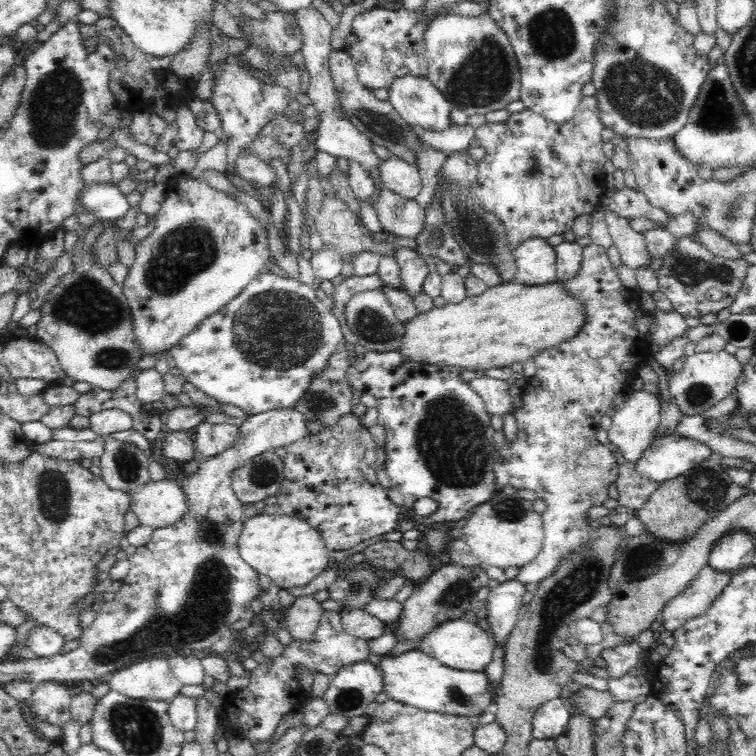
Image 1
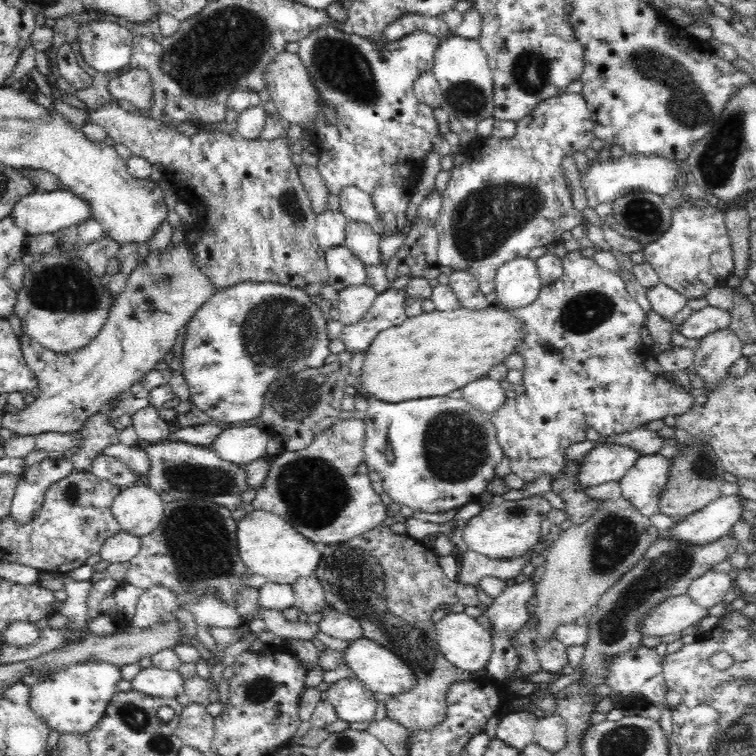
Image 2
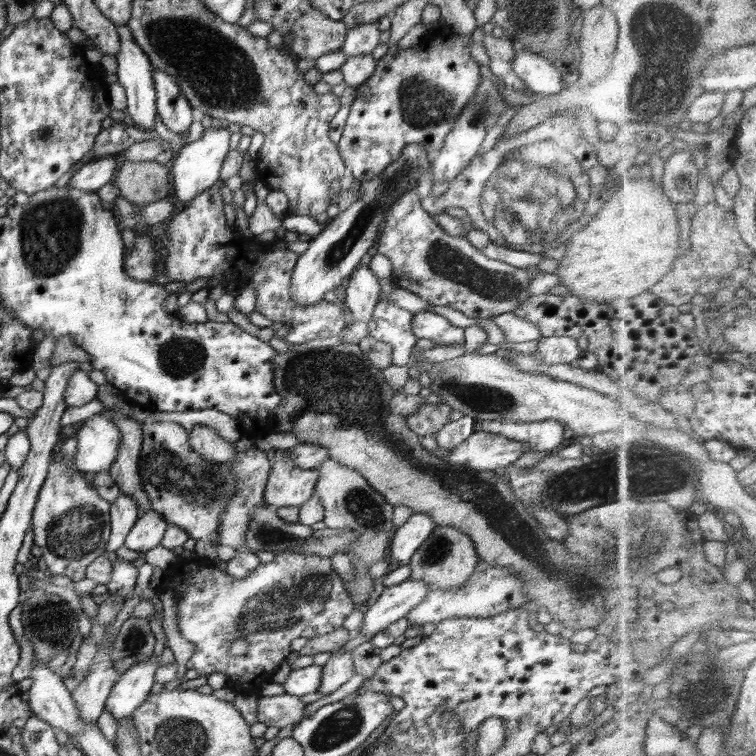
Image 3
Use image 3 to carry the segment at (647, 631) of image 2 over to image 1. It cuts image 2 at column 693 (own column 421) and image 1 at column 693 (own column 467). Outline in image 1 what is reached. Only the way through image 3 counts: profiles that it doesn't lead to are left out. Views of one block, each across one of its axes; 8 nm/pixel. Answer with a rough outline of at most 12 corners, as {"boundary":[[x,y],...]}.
{"boundary":[[710,565],[663,609],[664,634],[706,613],[731,578]]}

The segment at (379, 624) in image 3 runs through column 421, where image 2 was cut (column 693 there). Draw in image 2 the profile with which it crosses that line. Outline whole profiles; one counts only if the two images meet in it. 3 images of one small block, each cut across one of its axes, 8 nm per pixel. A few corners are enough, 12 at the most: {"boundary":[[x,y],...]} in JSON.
{"boundary":[[710,570],[686,595],[710,609],[734,588],[730,574]]}

